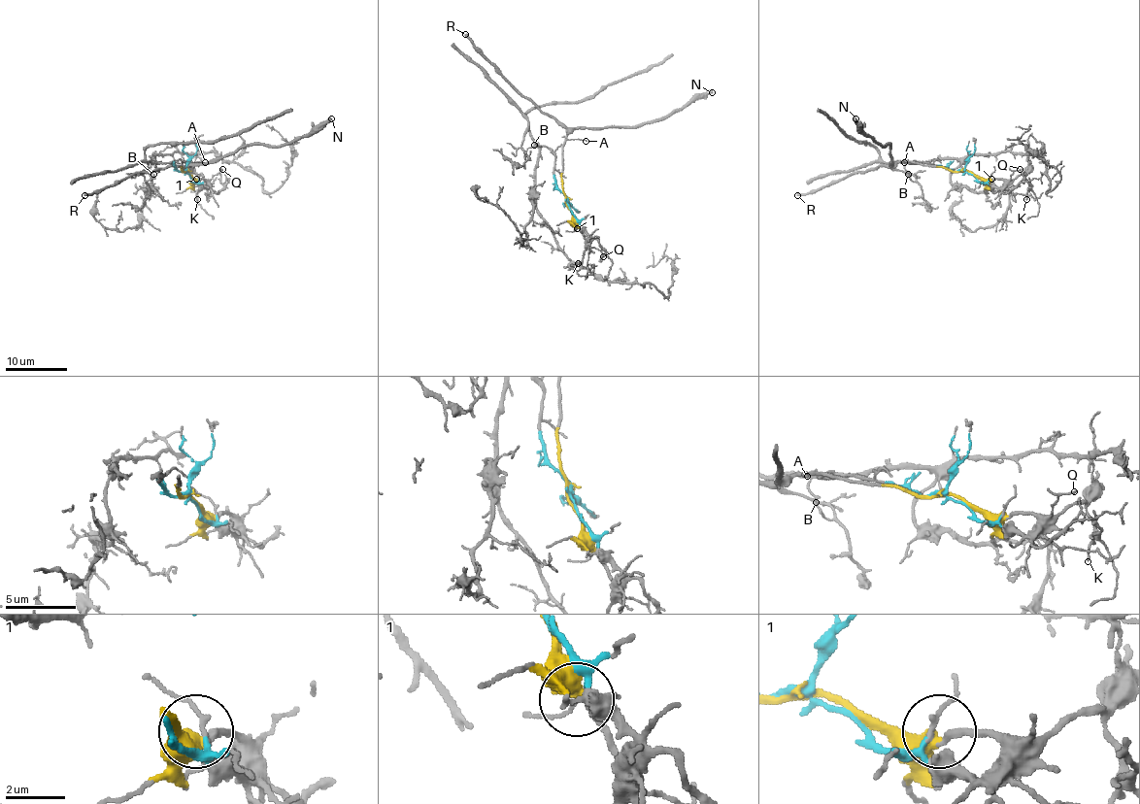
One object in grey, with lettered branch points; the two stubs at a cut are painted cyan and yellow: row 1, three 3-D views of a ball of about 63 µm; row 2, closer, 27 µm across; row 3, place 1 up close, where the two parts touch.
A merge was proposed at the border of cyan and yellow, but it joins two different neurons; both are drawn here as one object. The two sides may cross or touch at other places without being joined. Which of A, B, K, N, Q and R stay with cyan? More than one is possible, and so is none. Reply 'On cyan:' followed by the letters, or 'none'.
On cyan: B

